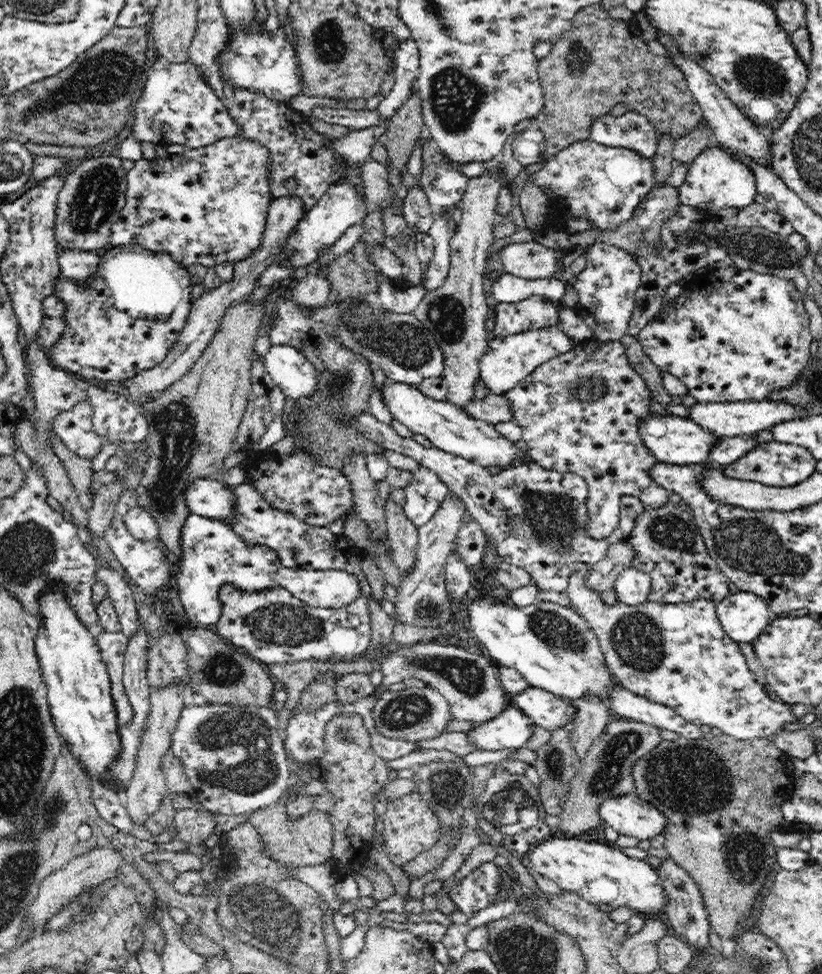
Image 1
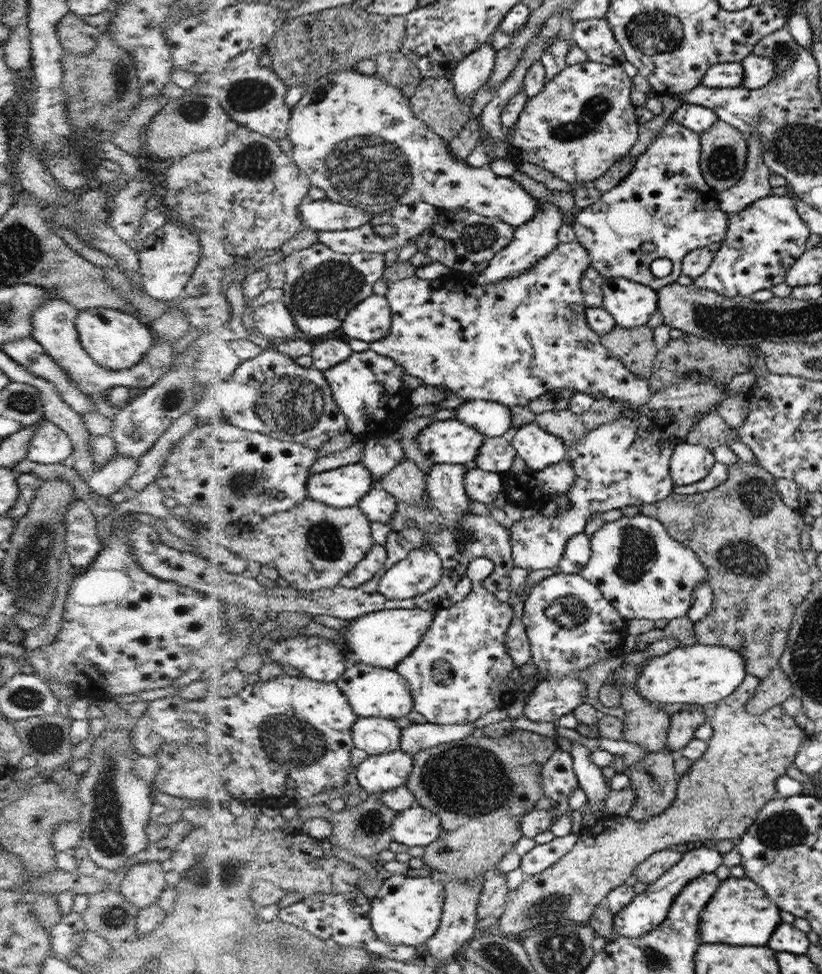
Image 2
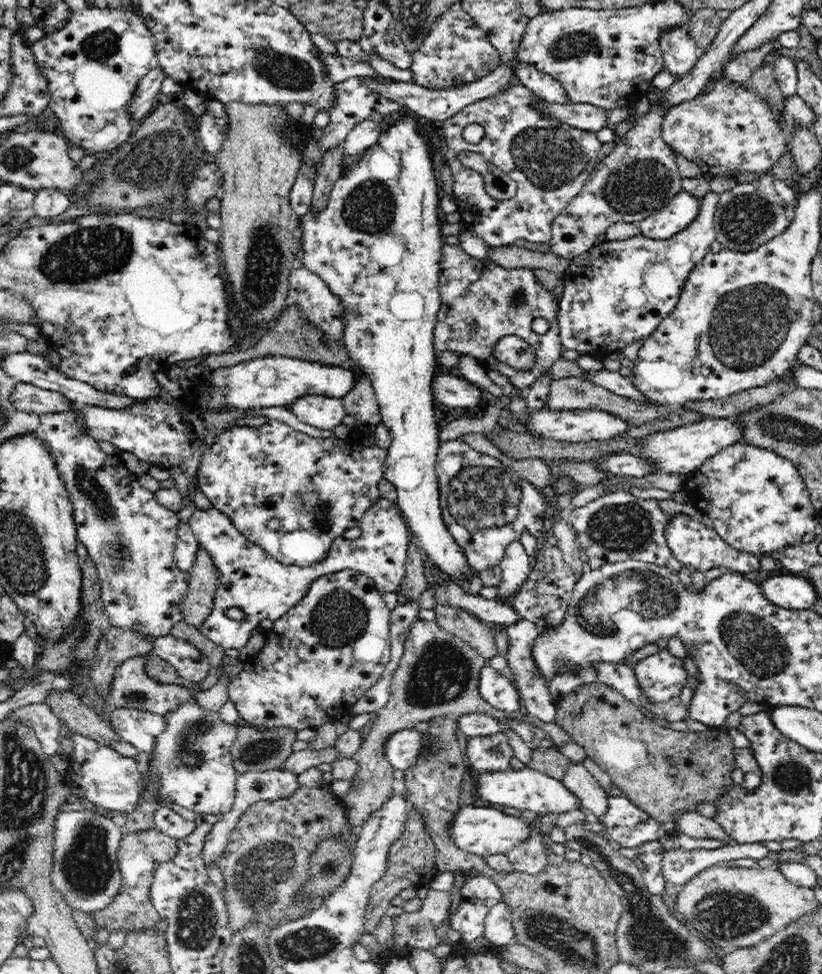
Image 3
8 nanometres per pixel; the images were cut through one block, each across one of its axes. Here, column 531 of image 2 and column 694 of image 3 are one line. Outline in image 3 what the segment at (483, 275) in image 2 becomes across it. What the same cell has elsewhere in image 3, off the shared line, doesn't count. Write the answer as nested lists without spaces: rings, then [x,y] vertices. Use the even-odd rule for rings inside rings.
[[[710,190],[701,200],[701,213],[696,220],[672,238],[652,239],[639,235],[627,240],[604,241],[574,257],[562,278],[563,292],[558,310],[558,330],[564,349],[577,350],[603,360],[611,353],[621,352],[632,342],[647,339],[676,309],[689,274],[710,253],[711,244],[717,240],[714,225],[717,203],[718,194]]]

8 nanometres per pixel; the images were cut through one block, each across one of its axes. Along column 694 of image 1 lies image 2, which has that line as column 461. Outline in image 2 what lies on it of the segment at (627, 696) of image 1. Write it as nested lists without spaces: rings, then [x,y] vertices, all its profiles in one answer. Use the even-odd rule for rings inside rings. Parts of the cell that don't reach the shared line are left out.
[[[413,724],[404,728],[401,749],[408,754],[417,755],[419,752],[468,738],[476,730],[473,724]]]

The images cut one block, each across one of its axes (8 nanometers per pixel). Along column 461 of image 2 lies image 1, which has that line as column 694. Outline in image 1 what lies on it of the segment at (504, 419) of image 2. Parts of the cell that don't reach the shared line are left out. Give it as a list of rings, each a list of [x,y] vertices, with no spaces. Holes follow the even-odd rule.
[[[768,399],[744,402],[700,403],[696,402],[688,409],[688,417],[698,425],[710,429],[718,437],[725,439],[740,435],[753,435],[760,430],[770,430],[772,426],[788,422],[794,418],[794,405],[784,401]]]

